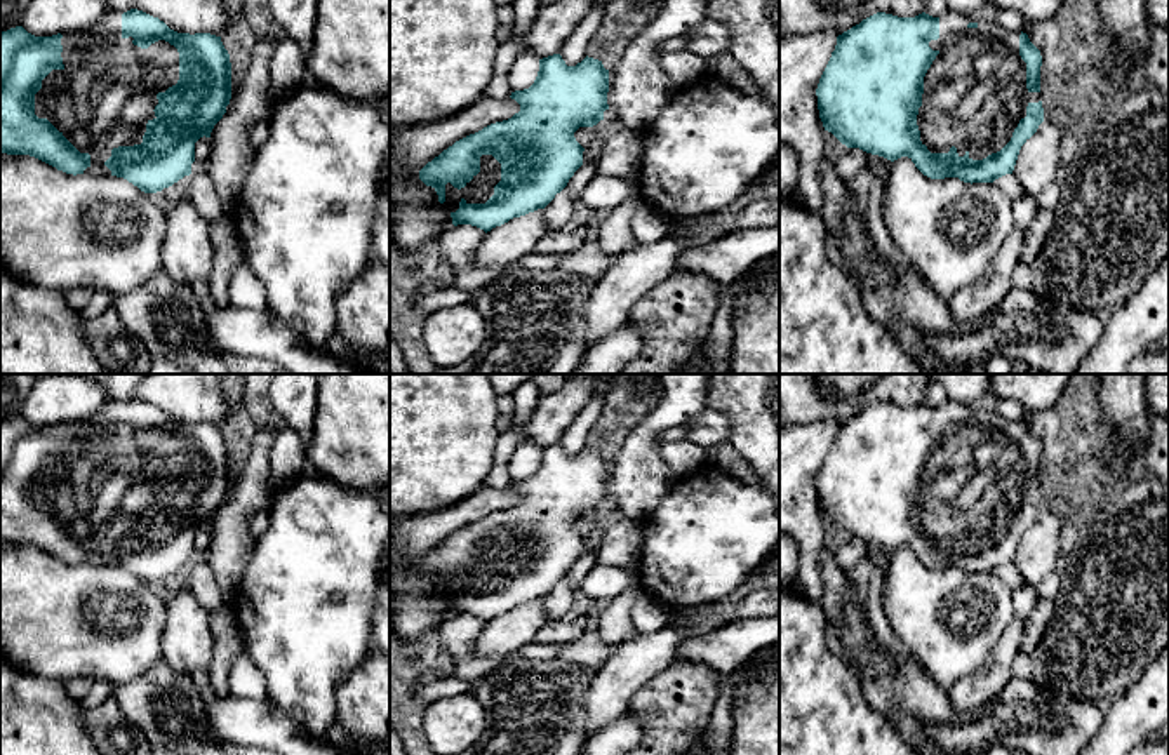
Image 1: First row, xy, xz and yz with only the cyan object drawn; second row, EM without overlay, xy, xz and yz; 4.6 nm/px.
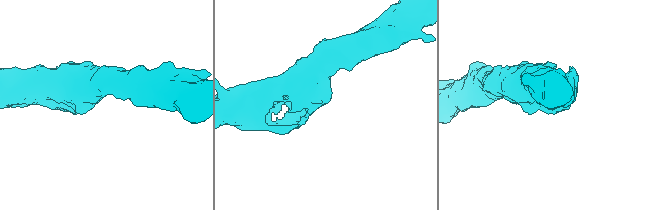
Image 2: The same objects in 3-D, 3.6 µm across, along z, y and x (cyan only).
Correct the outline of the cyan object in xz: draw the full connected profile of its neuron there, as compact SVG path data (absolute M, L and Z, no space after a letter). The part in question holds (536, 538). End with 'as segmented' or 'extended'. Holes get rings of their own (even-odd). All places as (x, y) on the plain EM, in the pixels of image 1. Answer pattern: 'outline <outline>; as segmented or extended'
outline M560 444L543 447L534 473L510 485L520 494L518 503L456 531L419 560L419 569L437 581L454 616L471 614L487 623L513 607L544 598L583 555L584 538L574 522L604 510L607 482L609 459L602 451L586 445L567 456Z; extended

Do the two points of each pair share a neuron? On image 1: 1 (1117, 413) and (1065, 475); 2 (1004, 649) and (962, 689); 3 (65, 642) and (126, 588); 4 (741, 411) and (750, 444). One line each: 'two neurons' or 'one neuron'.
1: two neurons
2: one neuron
3: one neuron
4: one neuron

